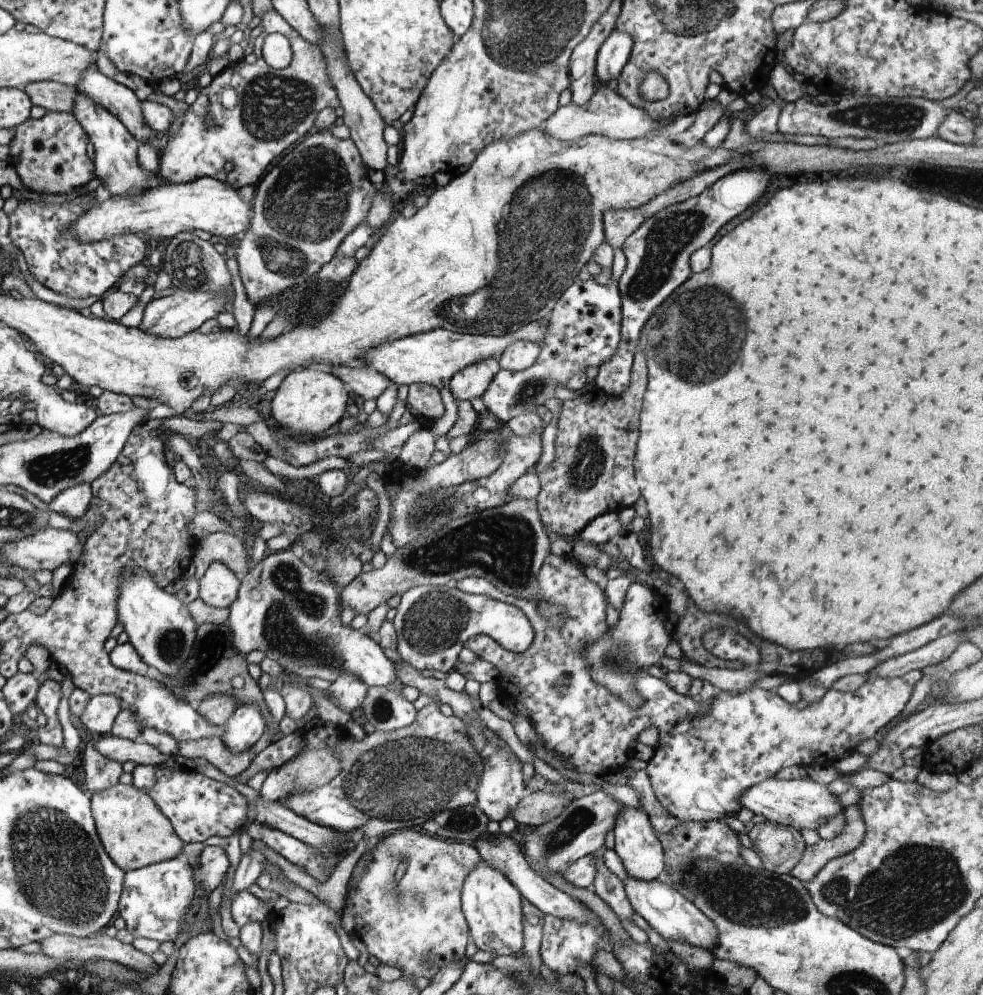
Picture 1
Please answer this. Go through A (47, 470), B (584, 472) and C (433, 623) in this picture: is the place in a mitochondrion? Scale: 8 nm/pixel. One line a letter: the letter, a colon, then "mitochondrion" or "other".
A: mitochondrion
B: mitochondrion
C: mitochondrion

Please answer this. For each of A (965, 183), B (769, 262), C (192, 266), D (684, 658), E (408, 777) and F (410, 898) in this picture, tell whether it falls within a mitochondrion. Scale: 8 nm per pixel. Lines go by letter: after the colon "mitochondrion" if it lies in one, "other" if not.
A: other
B: other
C: mitochondrion
D: other
E: mitochondrion
F: mitochondrion

